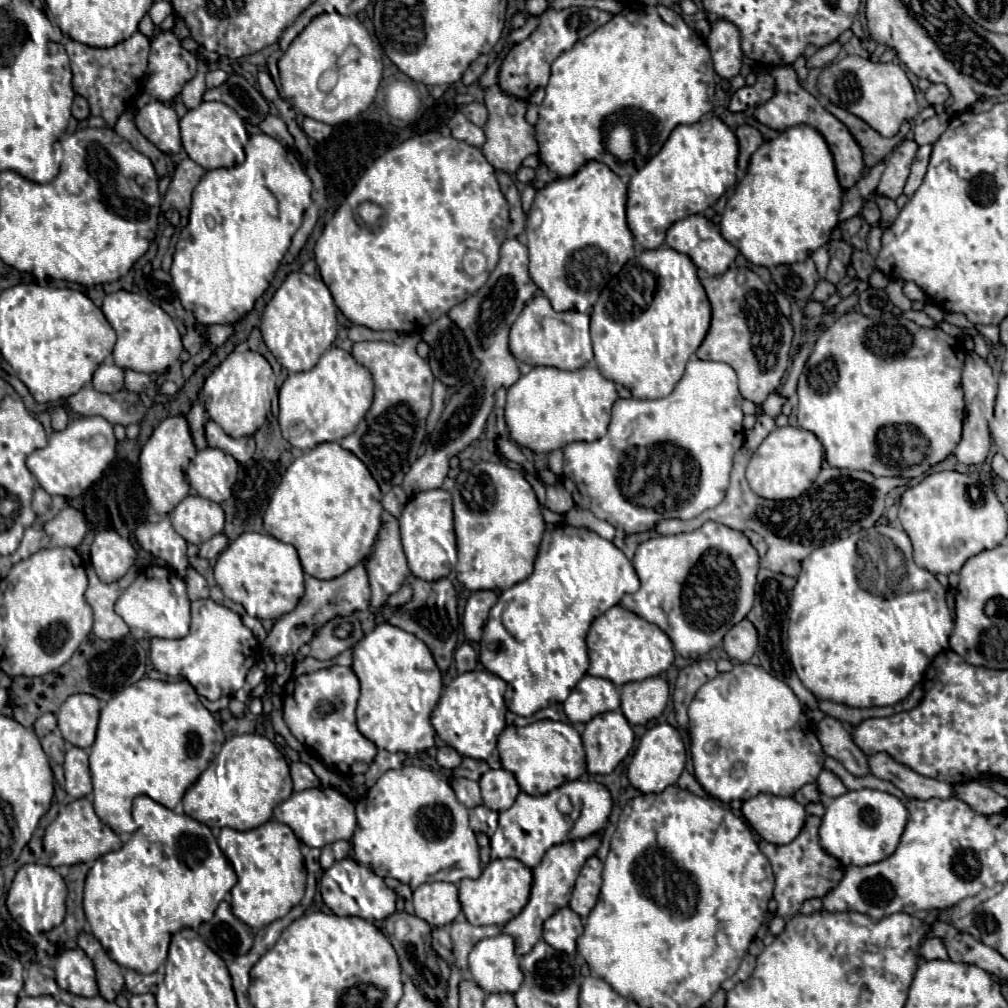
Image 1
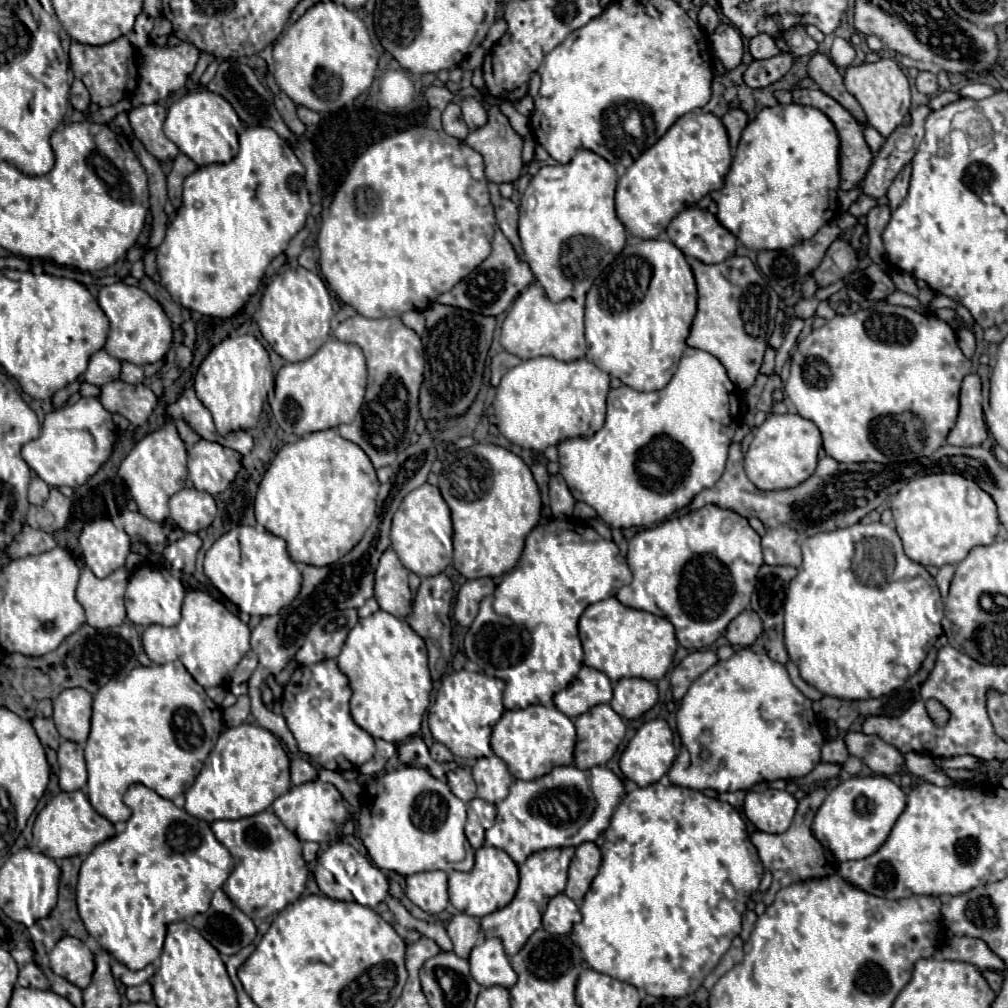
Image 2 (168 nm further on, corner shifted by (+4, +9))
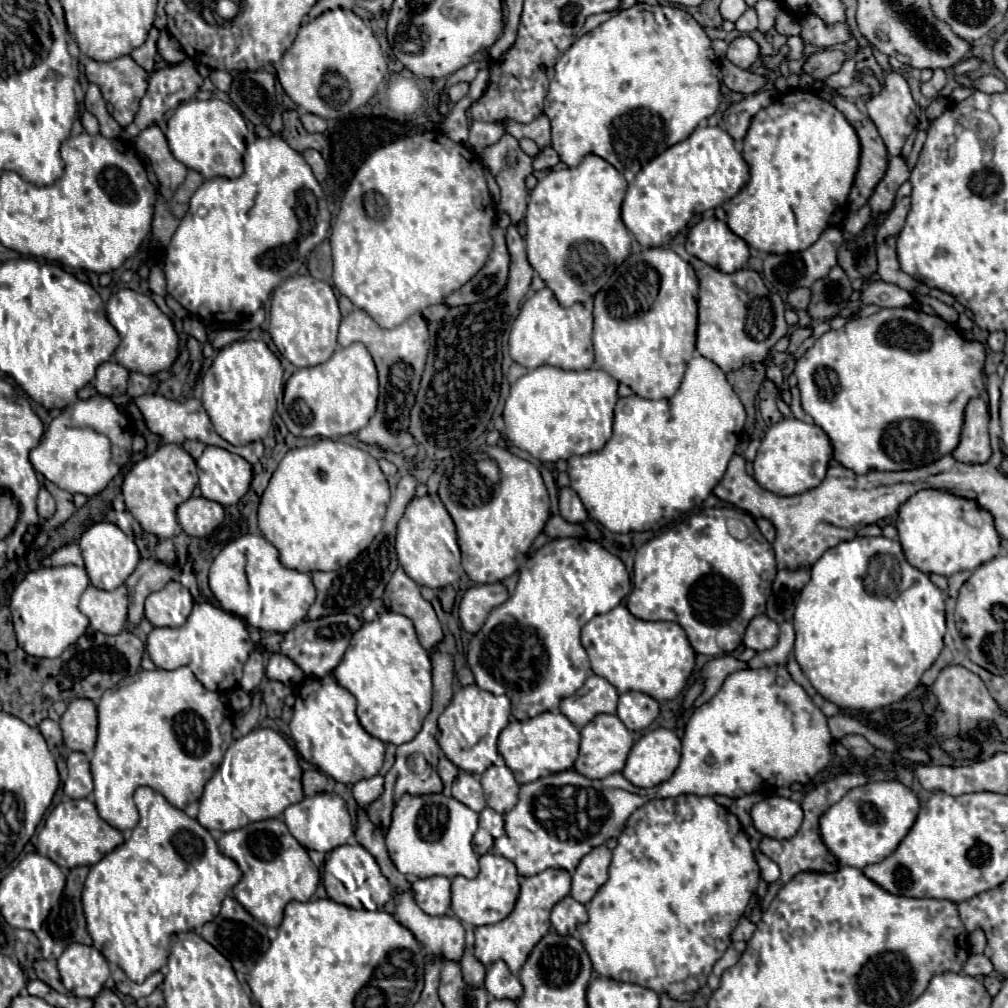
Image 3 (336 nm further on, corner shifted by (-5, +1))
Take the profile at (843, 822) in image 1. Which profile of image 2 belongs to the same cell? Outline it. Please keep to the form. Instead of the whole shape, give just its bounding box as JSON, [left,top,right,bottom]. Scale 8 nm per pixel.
[813,776,905,862]

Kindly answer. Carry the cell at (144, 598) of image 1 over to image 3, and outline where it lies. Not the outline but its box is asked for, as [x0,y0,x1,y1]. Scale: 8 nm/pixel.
[146,582,194,626]

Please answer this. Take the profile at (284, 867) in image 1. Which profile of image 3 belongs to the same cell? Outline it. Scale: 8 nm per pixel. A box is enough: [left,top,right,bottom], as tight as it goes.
[218,818,320,926]

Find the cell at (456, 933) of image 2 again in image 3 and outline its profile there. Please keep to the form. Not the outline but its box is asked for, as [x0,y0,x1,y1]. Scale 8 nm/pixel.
[460,950,486,988]

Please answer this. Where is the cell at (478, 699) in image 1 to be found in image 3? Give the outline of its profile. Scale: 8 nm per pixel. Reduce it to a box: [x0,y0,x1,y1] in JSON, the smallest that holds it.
[438,684,510,774]

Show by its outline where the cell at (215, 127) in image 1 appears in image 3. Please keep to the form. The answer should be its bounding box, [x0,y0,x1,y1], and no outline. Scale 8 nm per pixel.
[166,100,256,180]

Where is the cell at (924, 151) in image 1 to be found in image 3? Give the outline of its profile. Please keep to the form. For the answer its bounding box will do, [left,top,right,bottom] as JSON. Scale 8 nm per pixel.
[875,198,910,244]

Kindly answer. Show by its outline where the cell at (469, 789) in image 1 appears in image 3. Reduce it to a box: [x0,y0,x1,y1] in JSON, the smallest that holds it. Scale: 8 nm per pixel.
[452,770,486,812]

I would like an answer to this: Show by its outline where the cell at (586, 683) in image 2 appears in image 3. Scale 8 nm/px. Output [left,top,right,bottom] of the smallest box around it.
[560,674,618,728]

